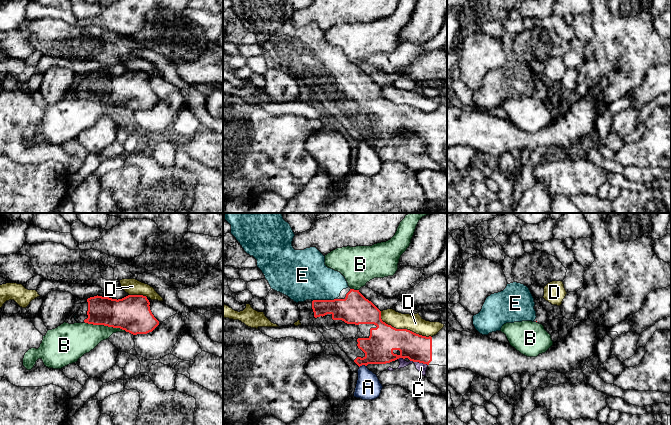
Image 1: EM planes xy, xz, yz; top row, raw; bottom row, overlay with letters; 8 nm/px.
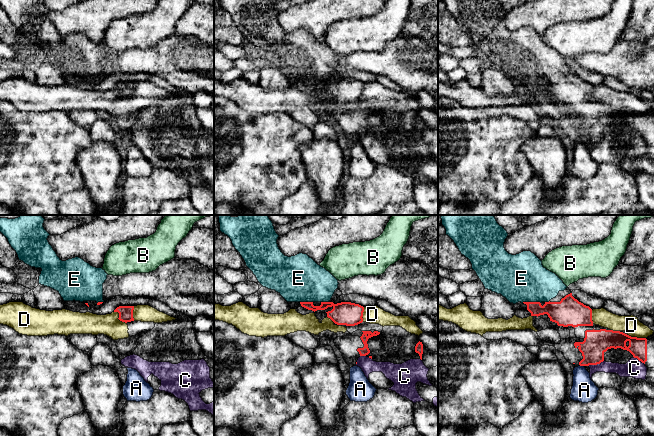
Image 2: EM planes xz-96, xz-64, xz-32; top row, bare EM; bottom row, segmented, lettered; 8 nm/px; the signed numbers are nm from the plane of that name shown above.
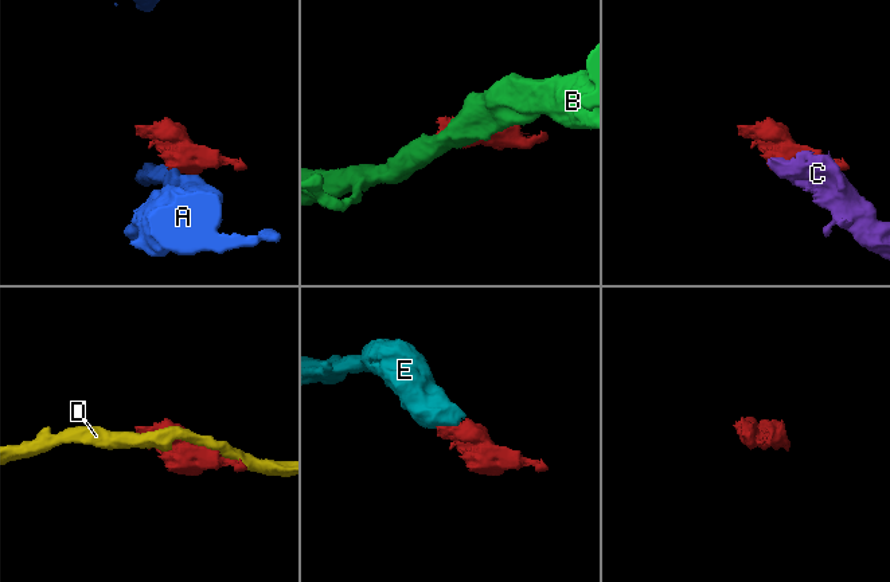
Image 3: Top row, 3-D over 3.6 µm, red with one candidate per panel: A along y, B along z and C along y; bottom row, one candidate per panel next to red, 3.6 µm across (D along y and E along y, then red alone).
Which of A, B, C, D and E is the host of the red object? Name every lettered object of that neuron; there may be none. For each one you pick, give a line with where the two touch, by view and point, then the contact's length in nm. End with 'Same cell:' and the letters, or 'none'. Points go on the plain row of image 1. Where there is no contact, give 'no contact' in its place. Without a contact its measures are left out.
E: meets red in xz at (323, 76); contact 190 nm long
Same cell: E

